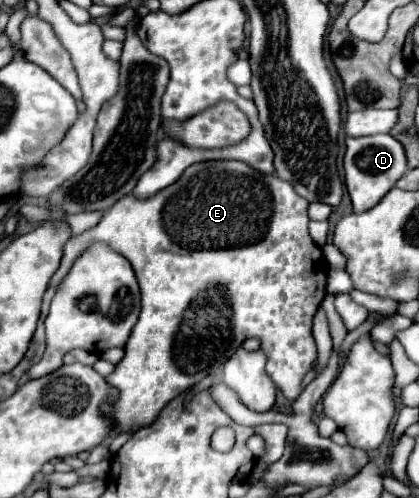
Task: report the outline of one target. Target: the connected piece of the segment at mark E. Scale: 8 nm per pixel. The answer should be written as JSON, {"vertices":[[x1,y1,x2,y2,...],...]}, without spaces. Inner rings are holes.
{"vertices":[[206,161,206,163,196,163,190,165,182,177,168,185,166,189,158,191,152,197,146,199,138,199,132,193,124,195,122,199,118,199,118,203,114,203,114,207,110,207,110,211,104,213,104,217,100,219,100,223,88,231,84,231,82,235,74,235,74,239,70,239,64,247,66,259,74,259,78,255,78,251,82,251,90,241,104,241,110,247,114,247,114,251,118,251,120,255,124,255,132,267,134,273,138,277,140,283,140,291,142,291,142,311,140,311,140,319,134,325,126,345,124,345,124,359,120,363,116,363,114,373,110,373,106,377,108,385,118,389,118,395,114,401,106,401,100,409,104,417,110,417,114,423,114,429,110,433,110,437,124,433,124,431,138,431,142,427,148,427,156,421,156,417,160,415,162,407,166,403,170,403,174,397,178,397,180,393,184,393,190,385,196,385,198,381,202,381,210,371,214,371,218,367,218,361,228,359,234,351,236,345,244,343,248,337,258,337,260,339,260,347,264,349,268,363,266,363,266,371,272,377,272,381,276,383,276,387,284,393,284,397,288,401,298,399,298,395,304,391,304,375,308,373,312,361,316,359,316,343,312,337,312,317,316,313,316,309,320,307,324,295,326,295,326,261,324,255,320,251,320,247,310,239,308,235,308,201,302,199,294,187,290,187,290,183,286,183,284,179,278,179,276,175,270,173,260,173,254,171,254,167,242,163,242,161]]}

